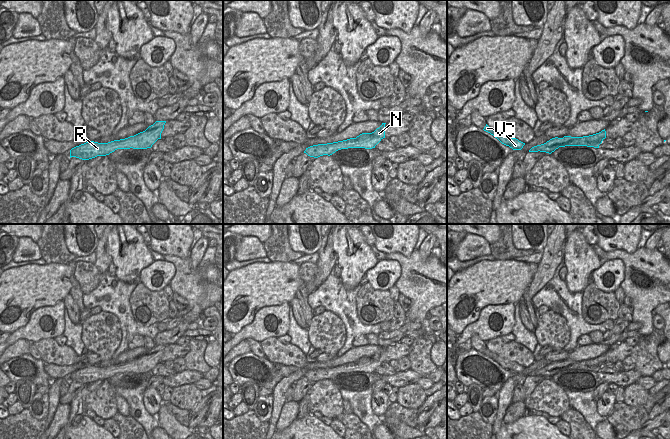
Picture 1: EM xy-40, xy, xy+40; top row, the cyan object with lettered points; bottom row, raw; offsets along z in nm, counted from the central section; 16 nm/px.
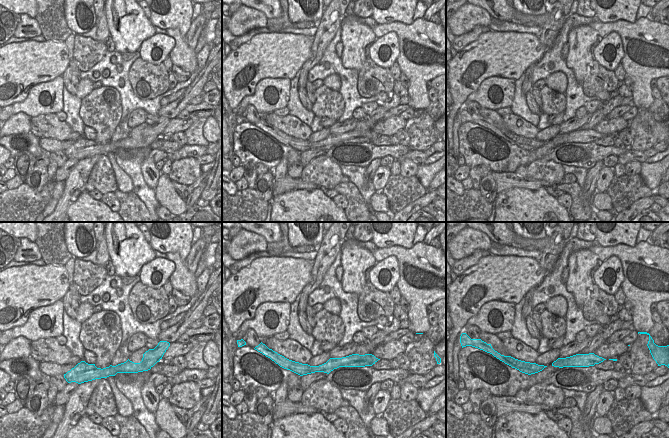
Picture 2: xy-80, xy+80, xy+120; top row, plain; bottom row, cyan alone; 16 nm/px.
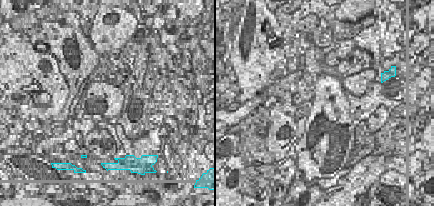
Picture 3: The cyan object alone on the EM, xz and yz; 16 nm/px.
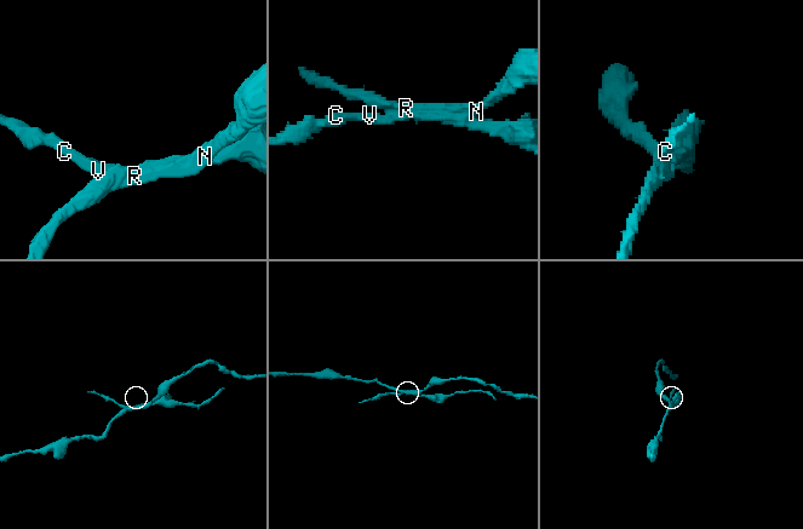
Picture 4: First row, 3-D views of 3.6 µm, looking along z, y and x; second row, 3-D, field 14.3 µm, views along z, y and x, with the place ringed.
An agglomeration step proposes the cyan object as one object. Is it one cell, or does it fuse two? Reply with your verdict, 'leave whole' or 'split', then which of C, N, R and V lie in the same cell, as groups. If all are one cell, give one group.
split; groups C V / N R

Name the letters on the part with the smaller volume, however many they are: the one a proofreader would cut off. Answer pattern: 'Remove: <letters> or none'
Remove: C, V

